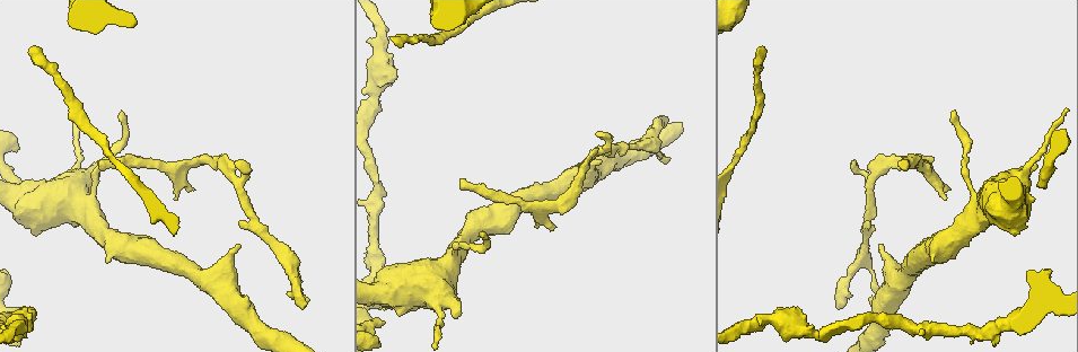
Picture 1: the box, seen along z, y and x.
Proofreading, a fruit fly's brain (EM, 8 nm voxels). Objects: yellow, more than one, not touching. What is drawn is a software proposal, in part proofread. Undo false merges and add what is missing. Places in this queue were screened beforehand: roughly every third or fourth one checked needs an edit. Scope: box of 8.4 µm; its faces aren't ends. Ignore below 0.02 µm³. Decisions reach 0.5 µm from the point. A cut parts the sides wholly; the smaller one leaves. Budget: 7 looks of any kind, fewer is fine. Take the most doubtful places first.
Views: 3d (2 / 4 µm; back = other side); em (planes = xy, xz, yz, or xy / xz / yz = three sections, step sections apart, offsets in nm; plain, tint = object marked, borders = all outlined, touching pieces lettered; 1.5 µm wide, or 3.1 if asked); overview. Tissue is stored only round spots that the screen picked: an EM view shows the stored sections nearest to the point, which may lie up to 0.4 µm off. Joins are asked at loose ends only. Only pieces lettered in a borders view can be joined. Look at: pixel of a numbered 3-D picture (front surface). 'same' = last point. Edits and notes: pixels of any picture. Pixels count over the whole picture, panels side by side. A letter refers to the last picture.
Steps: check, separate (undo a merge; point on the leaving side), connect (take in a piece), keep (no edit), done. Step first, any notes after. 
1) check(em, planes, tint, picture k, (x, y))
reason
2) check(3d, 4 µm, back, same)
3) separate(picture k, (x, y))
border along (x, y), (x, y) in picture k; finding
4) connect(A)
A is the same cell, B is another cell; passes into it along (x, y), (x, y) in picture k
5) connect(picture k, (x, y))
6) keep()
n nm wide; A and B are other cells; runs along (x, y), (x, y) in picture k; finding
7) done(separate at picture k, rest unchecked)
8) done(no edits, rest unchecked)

check(3d, 4 µm, picture 1, (666, 119))
branch stops here

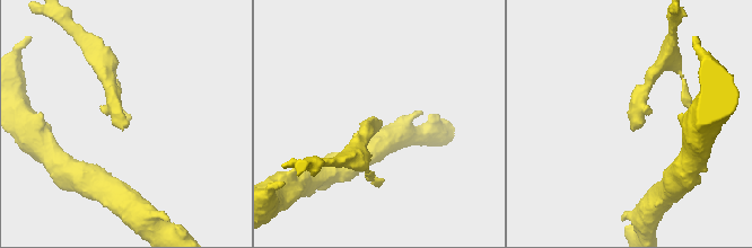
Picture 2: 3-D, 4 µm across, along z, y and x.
check(em, planes, tint, picture 2, (375, 121))

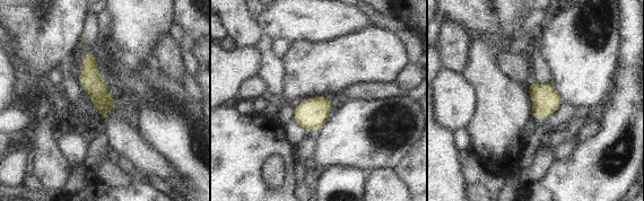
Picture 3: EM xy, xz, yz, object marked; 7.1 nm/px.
check(em, planes, borders, same)

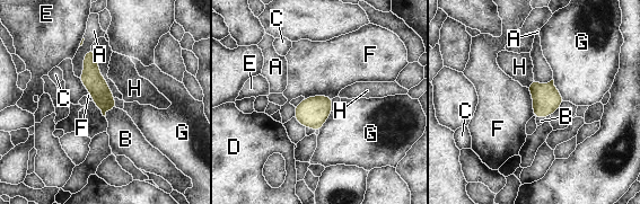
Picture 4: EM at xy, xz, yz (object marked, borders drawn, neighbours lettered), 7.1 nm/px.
connect(B)
150 nm wide; B is the same cell, A, C, D, E, F, G and H are other cells; passes into it along (93, 80), (108, 109), (125, 139) in picture 4; the cell continues

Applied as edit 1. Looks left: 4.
check(overview)
redraw

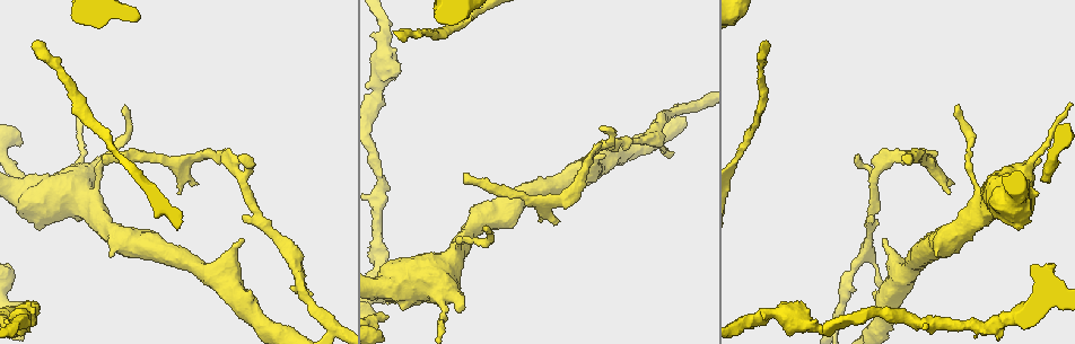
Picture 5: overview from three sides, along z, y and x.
check(3d, 2 µm, back, picture 5, (394, 33))
an open end

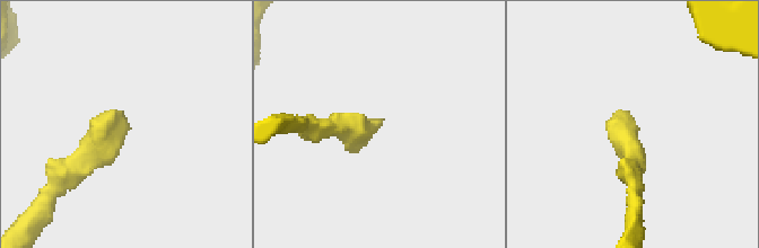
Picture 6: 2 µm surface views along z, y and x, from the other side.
check(em, xz, step 8, plain, picture 6, (370, 128))
shape alone is not enough

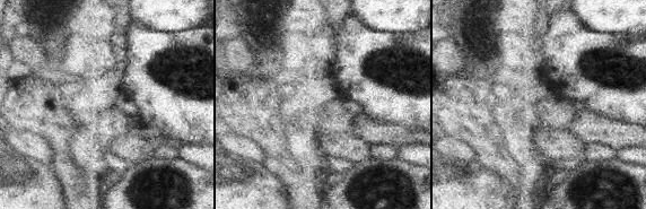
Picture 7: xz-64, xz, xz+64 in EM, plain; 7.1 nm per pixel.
check(em, xz, step 8, borders, same)

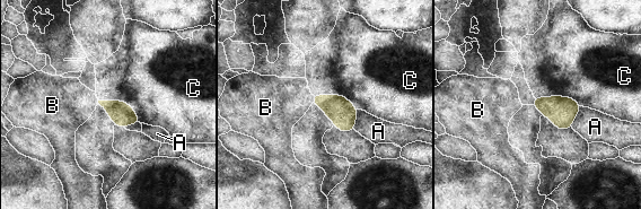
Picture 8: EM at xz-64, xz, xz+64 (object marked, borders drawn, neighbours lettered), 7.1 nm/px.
keep()
170 nm wide; A, B and C are other cells; border along (98, 99), (123, 99), (140, 122) in picture 8; no lettered piece goes on from it

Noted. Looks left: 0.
done(connect at picture 4, rest unchecked)

